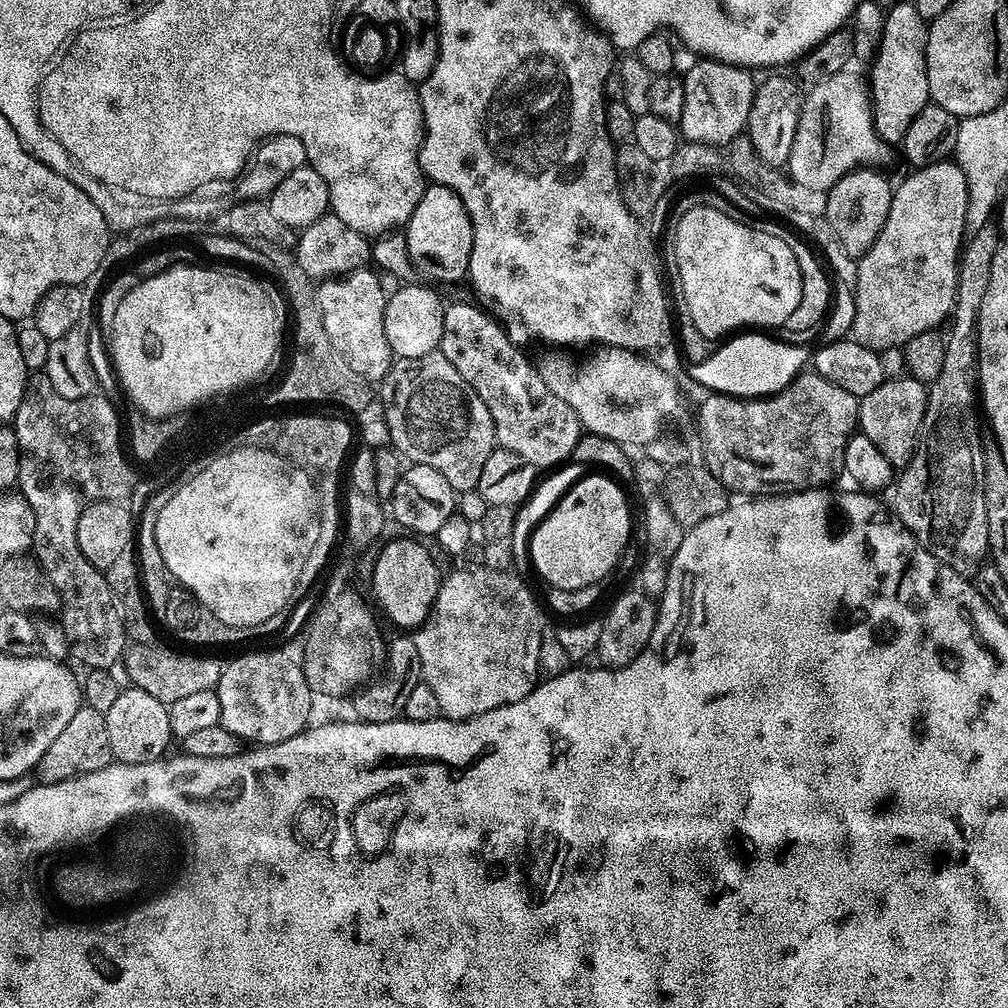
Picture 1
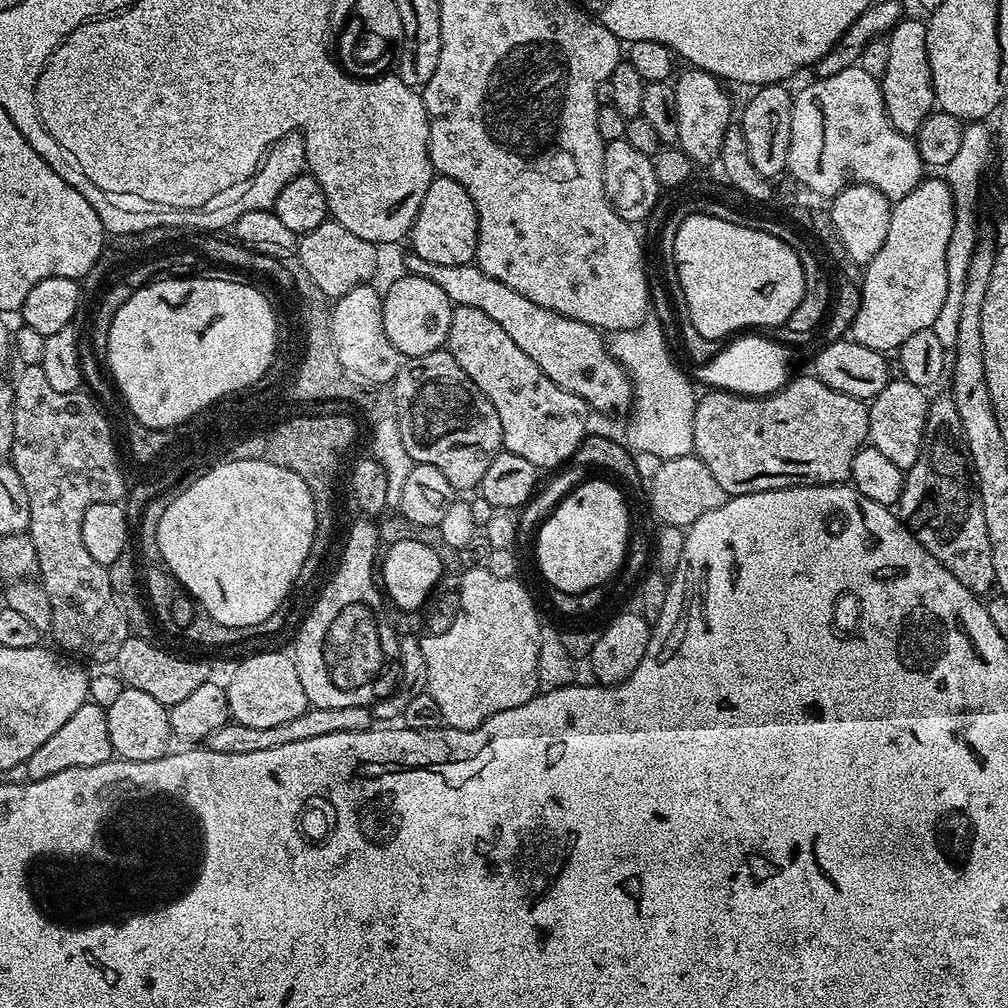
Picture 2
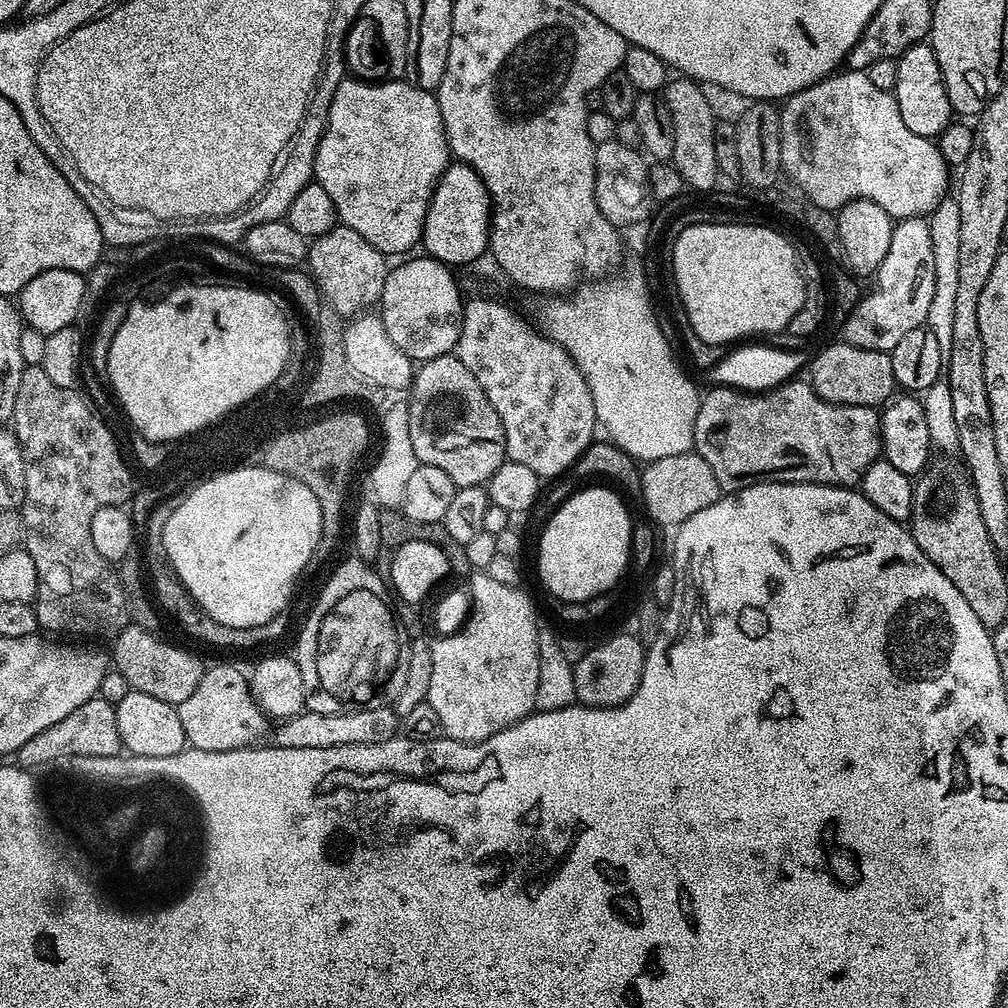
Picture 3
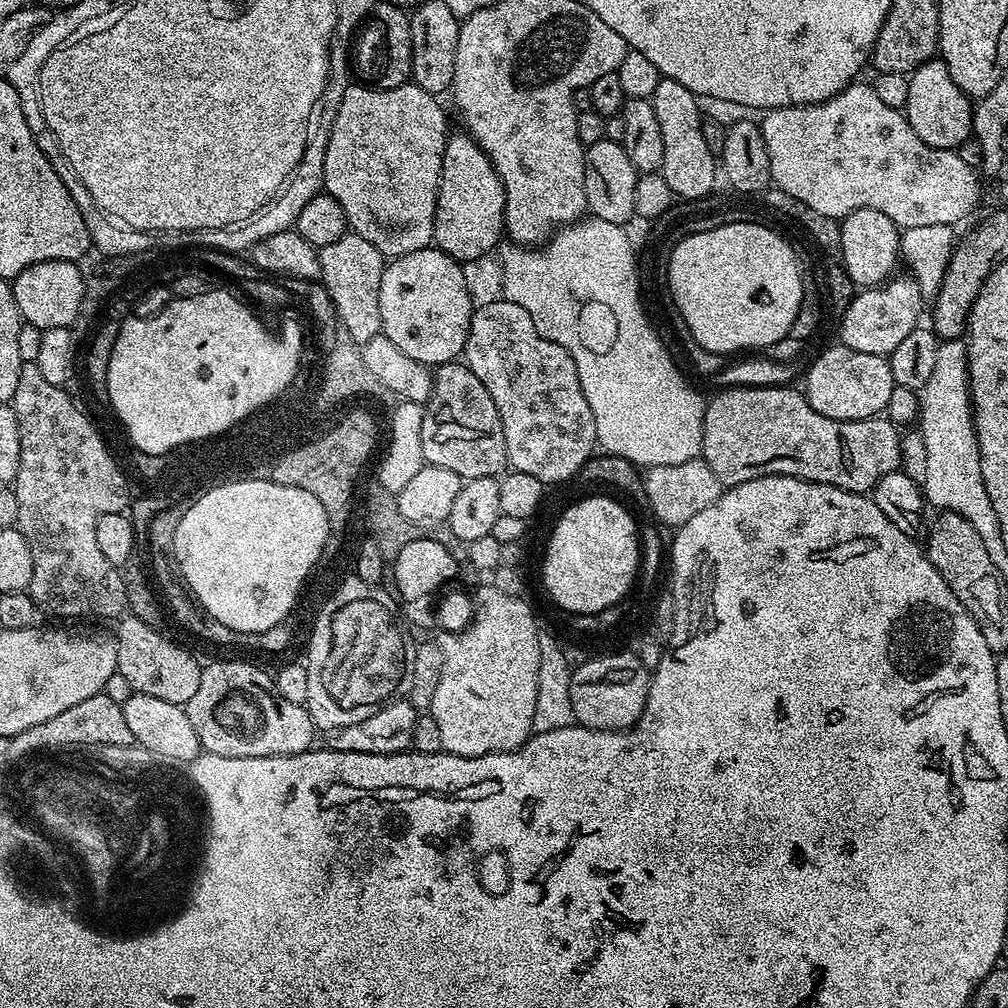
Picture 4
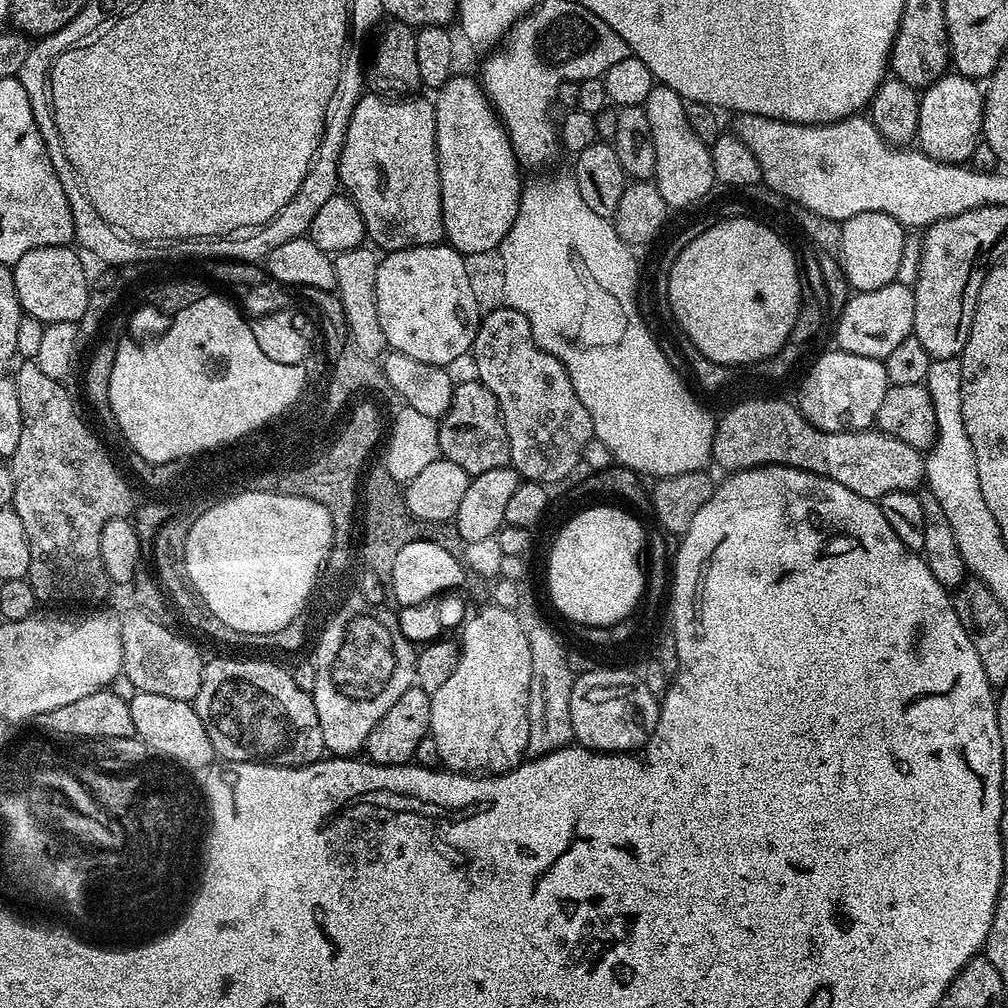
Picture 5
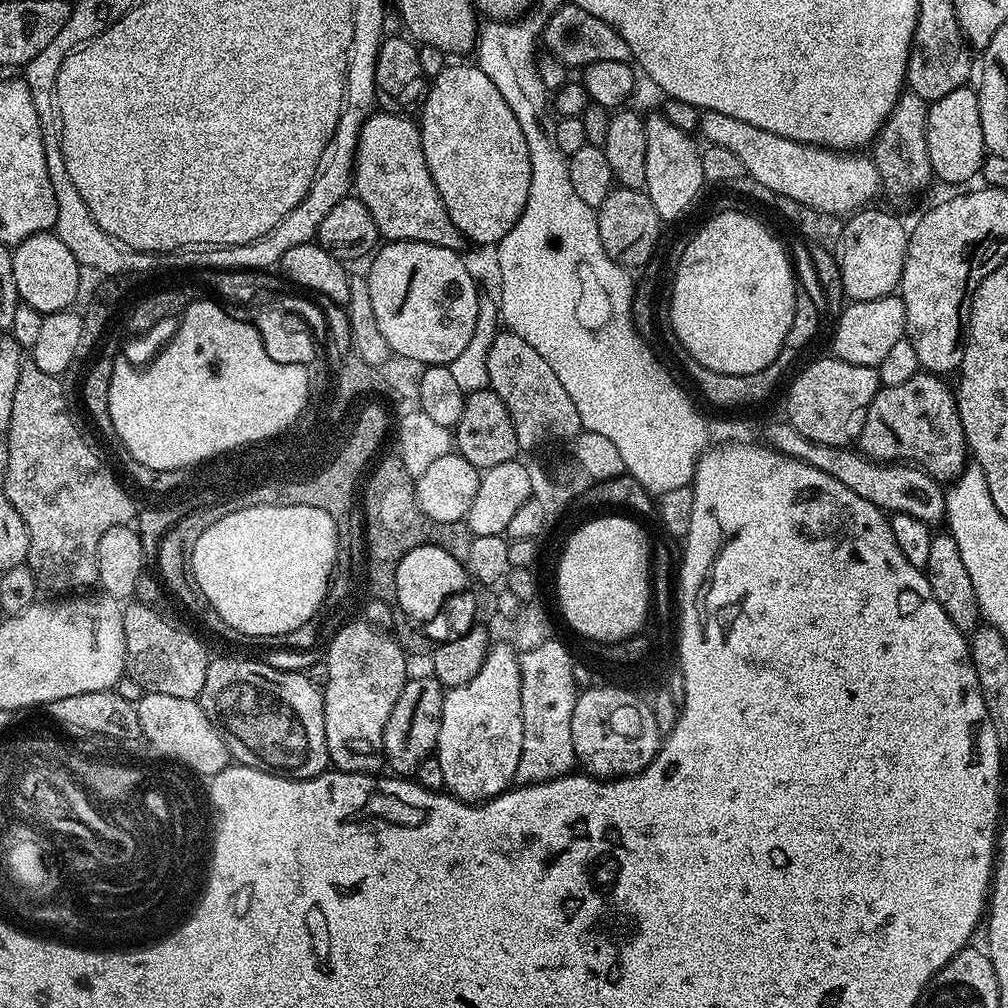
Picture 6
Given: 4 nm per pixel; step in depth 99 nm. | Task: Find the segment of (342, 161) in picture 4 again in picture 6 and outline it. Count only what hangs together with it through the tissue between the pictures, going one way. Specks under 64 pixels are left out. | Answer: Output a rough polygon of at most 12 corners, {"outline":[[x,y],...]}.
{"outline":[[373,111],[354,195],[385,241],[462,252],[419,123]]}

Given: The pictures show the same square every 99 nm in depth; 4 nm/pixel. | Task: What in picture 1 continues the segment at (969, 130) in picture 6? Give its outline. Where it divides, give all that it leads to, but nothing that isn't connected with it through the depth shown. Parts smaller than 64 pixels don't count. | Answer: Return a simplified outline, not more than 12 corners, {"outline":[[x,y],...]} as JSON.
{"outline":[[887,9],[870,61],[876,133],[901,143],[930,102],[929,21]]}

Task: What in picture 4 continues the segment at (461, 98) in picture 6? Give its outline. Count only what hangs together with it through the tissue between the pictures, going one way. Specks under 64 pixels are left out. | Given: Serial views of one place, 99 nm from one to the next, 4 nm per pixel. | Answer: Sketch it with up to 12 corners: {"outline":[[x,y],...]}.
{"outline":[[449,135],[435,247],[461,262],[505,235],[504,187],[471,136]]}

